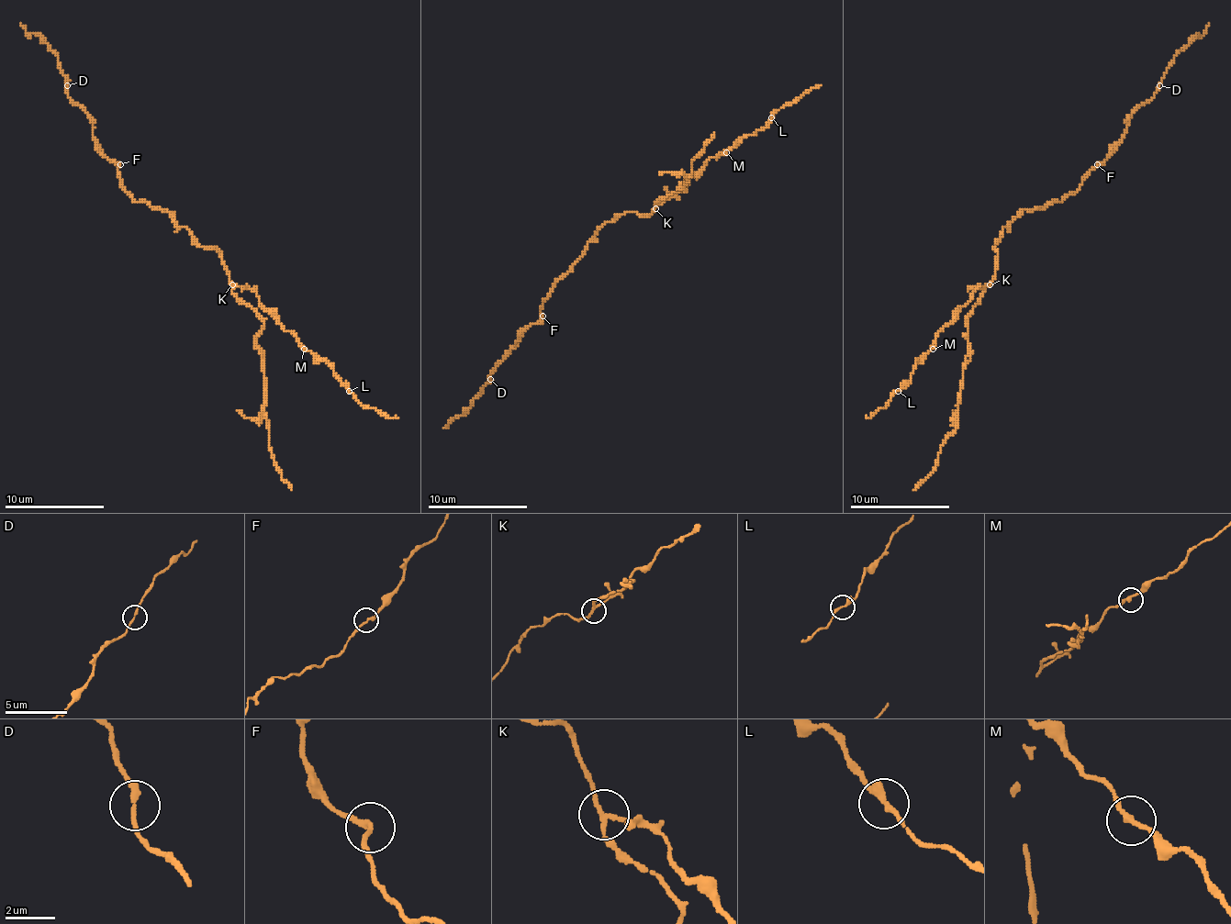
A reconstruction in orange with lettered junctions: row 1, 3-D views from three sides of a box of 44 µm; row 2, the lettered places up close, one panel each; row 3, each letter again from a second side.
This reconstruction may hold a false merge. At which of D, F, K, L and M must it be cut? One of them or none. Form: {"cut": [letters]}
{"cut": ["K"]}

